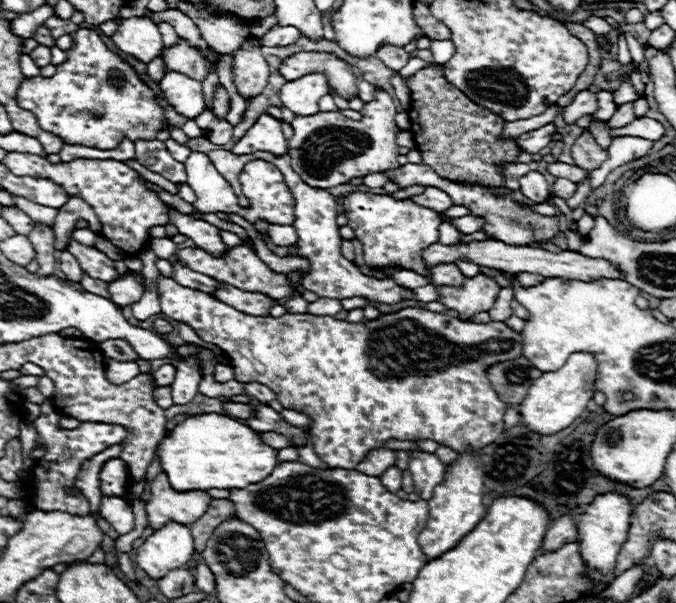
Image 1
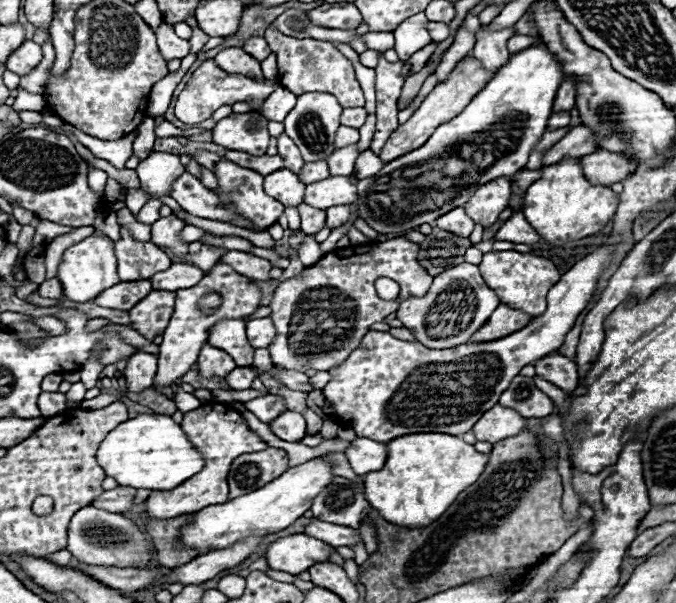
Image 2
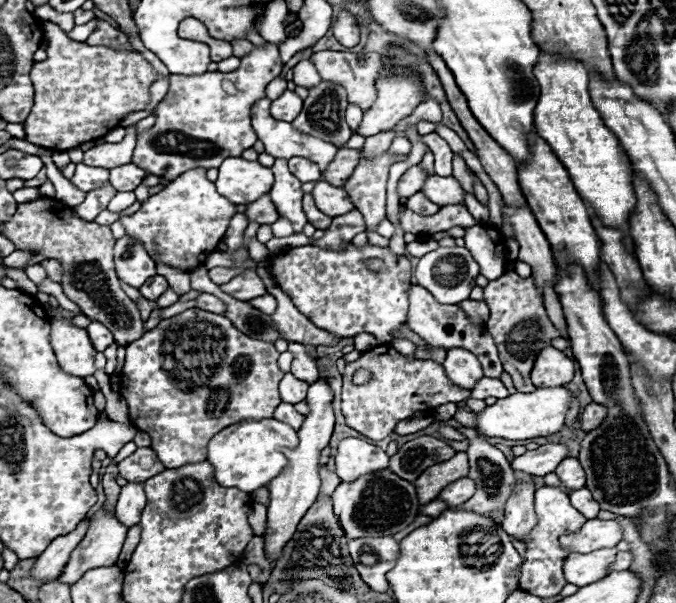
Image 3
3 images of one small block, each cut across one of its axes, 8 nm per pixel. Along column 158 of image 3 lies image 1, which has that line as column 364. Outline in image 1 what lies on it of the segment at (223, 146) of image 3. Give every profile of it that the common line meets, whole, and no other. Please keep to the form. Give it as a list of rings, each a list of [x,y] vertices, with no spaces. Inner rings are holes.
[[[376,88],[374,100],[364,104],[360,110],[362,120],[350,120],[340,112],[316,112],[316,116],[296,116],[292,120],[294,136],[288,142],[292,170],[308,186],[326,190],[352,178],[398,168],[400,164],[396,136],[400,134],[400,128],[394,120],[396,112],[398,110],[392,96],[386,90]]]

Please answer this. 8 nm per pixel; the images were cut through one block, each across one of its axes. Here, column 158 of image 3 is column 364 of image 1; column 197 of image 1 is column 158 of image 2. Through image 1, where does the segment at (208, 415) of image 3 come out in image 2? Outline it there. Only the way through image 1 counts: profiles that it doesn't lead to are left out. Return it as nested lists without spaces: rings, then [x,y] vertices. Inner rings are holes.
[[[152,290],[134,308],[130,308],[132,328],[148,340],[152,340],[156,334],[162,334],[174,312],[174,298],[174,292]]]

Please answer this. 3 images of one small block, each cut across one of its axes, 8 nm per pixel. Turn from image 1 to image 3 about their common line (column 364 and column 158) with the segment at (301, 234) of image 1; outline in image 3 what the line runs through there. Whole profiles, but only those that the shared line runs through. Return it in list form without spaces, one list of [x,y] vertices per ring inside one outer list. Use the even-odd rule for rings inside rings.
[[[156,274],[156,276],[152,276],[146,284],[142,284],[140,292],[142,292],[142,296],[144,296],[146,300],[158,300],[160,294],[162,294],[166,288],[168,288],[166,278],[162,278],[162,276]]]

